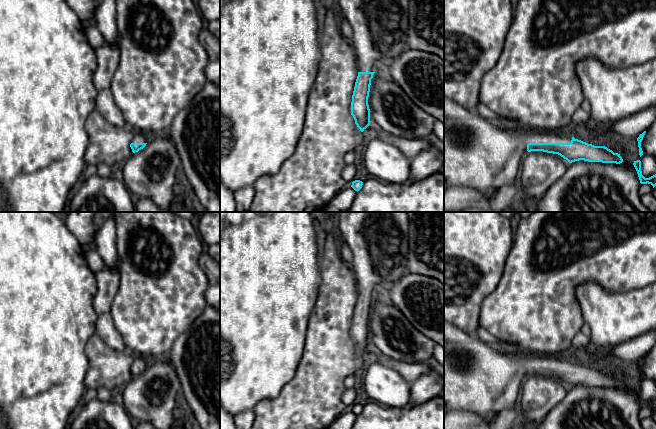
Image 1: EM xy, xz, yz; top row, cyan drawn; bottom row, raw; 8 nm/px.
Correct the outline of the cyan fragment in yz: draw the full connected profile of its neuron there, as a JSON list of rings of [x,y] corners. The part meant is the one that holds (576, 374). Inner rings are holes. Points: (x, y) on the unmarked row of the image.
[[[444,320],[444,404],[447,411],[470,411],[492,423],[503,410],[515,407],[521,380],[525,375],[558,378],[569,387],[579,384],[616,388],[623,386],[620,378],[605,370],[594,370],[575,363],[569,356],[518,357],[509,351],[489,345],[476,334],[468,334]]]

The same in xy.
[[[136,355],[134,357],[132,366],[130,368],[132,376],[135,377],[135,376],[138,376],[139,374],[143,373],[146,370],[148,363],[149,363],[148,359],[141,357],[139,355]]]

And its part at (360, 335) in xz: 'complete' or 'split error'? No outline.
split error

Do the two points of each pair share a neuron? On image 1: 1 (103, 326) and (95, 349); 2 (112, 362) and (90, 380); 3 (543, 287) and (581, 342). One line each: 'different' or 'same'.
1: different
2: same
3: different

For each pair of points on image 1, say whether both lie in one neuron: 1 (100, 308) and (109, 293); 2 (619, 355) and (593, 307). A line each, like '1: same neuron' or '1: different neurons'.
1: same neuron
2: different neurons

